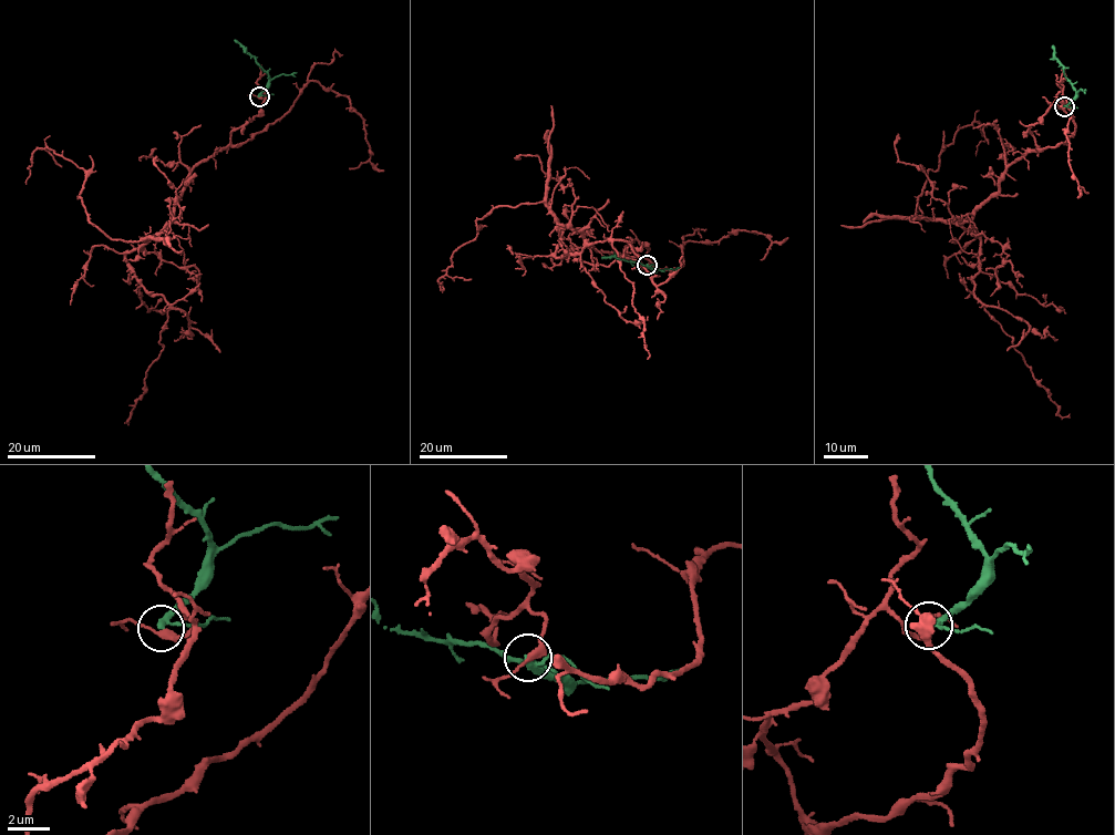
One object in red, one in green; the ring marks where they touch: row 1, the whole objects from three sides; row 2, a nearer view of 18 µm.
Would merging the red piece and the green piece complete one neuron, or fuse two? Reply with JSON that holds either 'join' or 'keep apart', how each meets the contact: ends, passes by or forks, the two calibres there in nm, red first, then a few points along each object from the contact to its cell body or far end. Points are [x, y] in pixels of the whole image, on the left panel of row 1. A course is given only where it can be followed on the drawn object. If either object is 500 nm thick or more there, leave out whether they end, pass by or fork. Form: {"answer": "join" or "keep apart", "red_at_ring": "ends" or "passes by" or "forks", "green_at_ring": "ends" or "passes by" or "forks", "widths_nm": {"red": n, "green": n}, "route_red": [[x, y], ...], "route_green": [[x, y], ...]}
{"answer": "keep apart", "red_at_ring": "passes by", "green_at_ring": "passes by", "widths_nm": {"red": 300, "green": 220}, "route_red": [[258, 96], [258, 114], [196, 163], [168, 220], [126, 254], [137, 282], [168, 307], [163, 351], [124, 422]], "route_green": [[258, 96], [268, 78], [235, 39]]}

